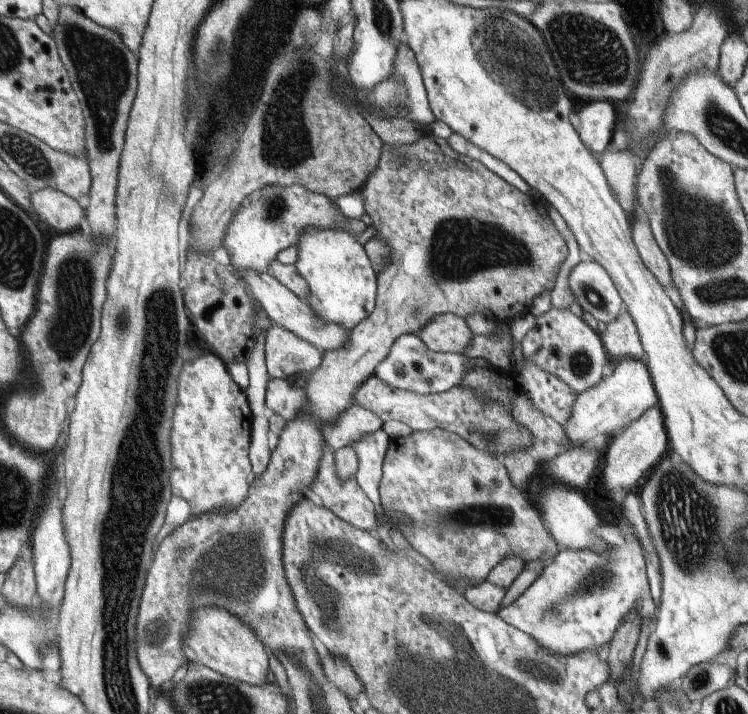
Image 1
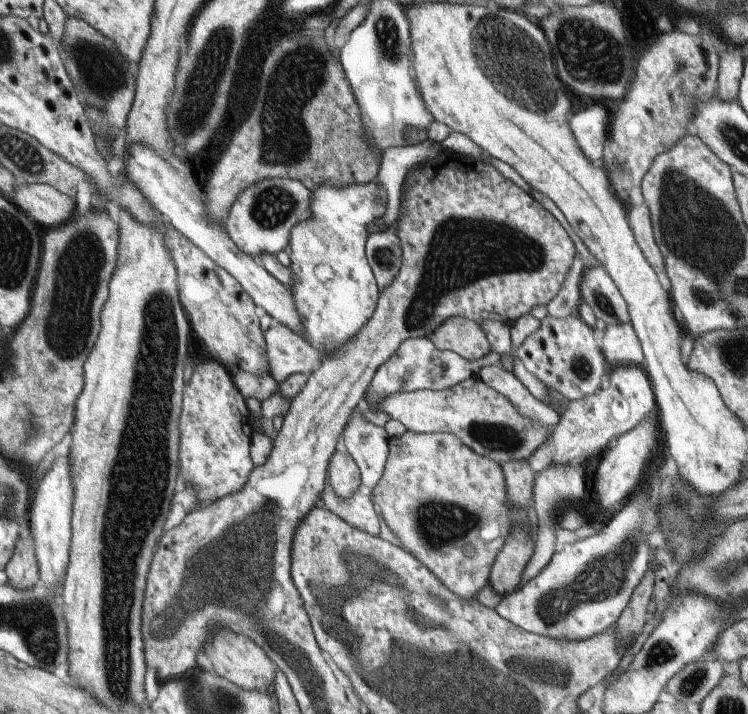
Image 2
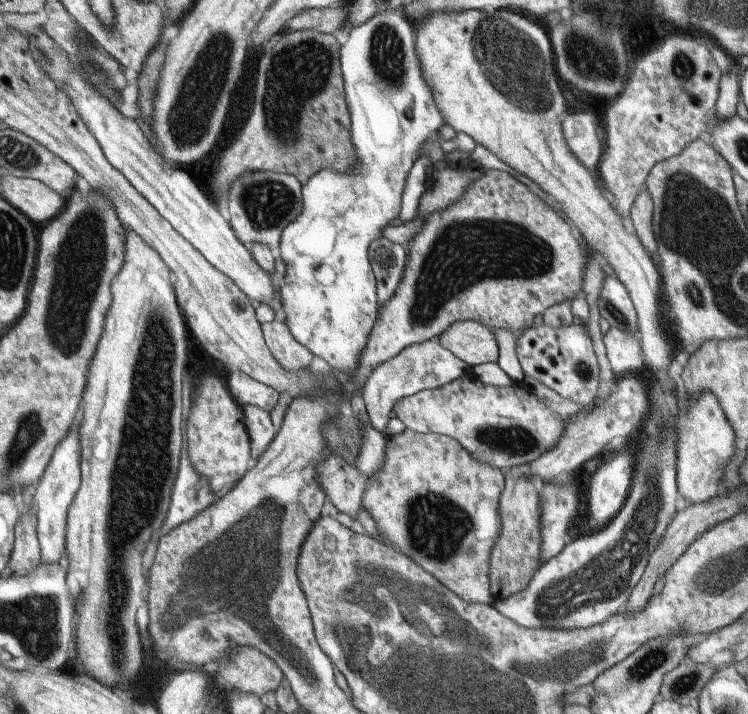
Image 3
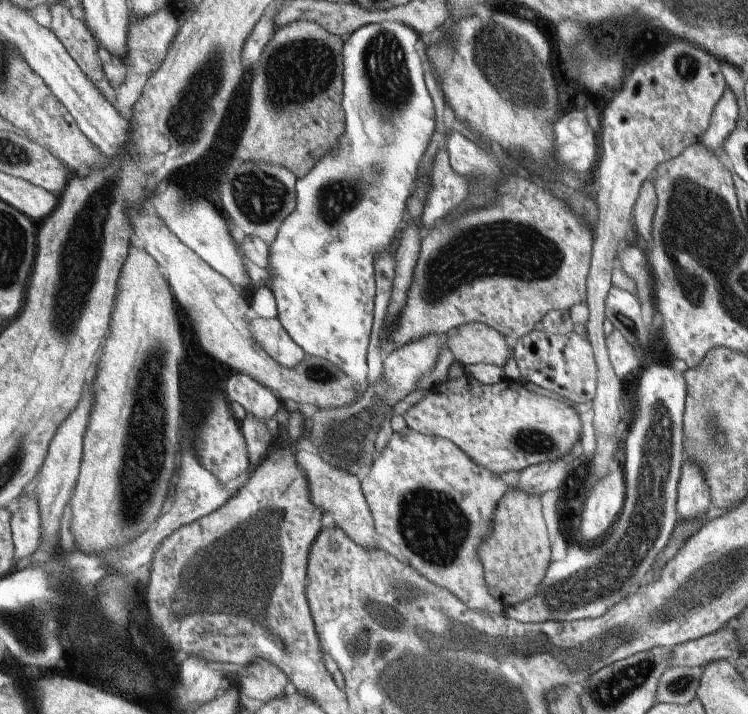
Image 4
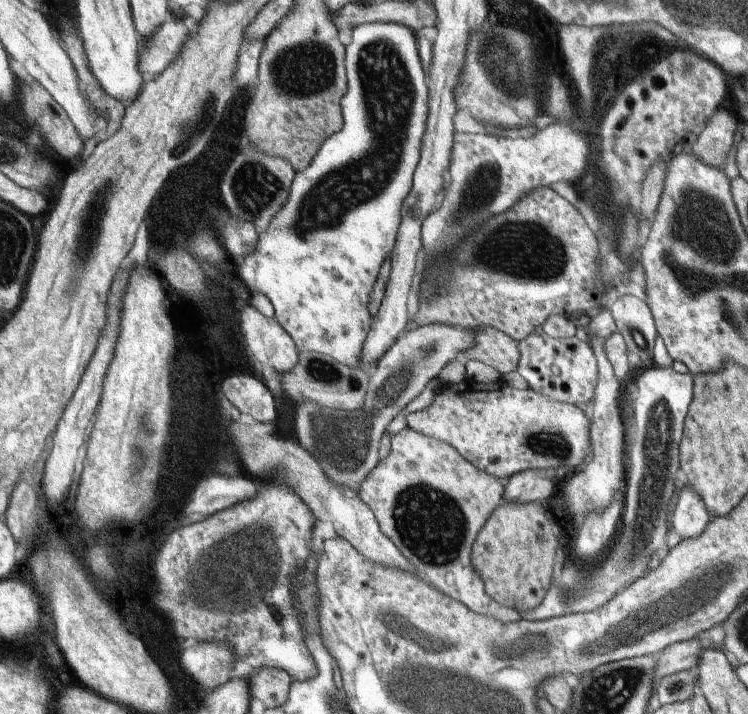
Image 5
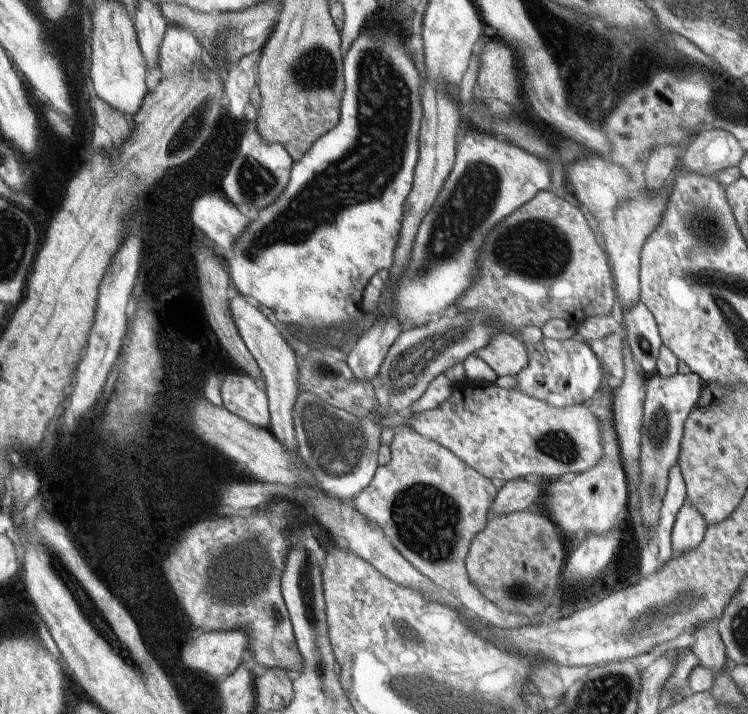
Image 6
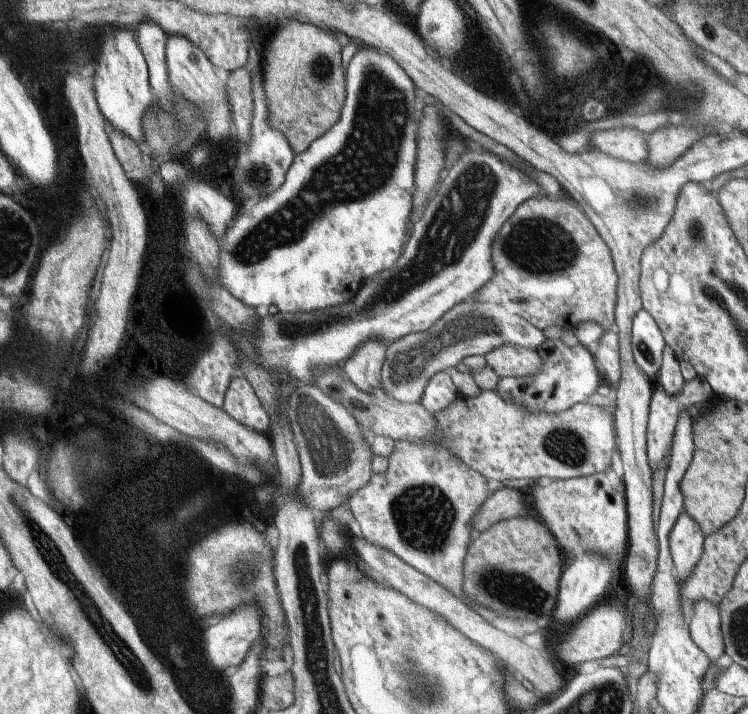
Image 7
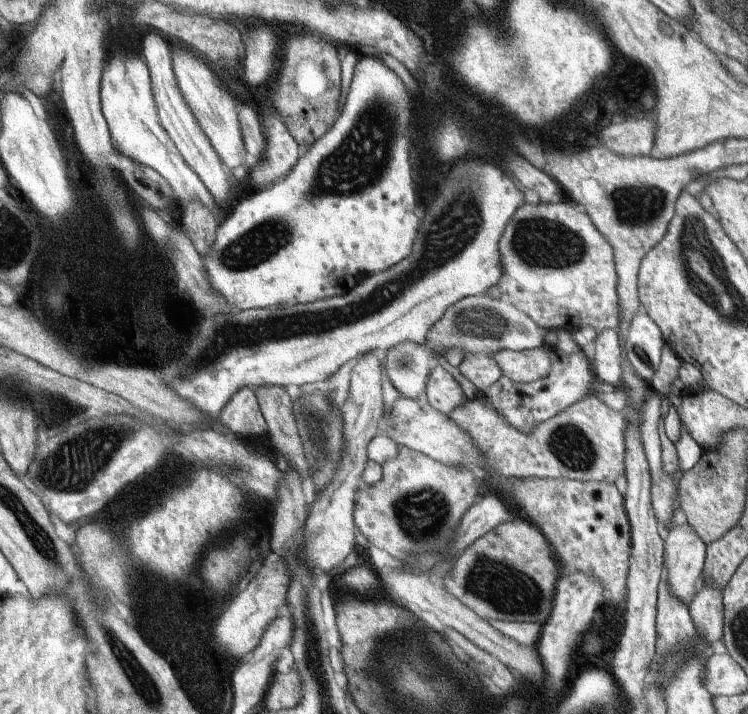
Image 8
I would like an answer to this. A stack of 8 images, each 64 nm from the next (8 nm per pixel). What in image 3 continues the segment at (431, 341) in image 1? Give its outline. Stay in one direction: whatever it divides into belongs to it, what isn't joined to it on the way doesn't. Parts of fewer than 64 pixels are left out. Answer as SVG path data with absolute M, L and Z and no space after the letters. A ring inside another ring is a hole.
M457 320L437 336L437 342L469 367L497 360L497 340L484 323Z

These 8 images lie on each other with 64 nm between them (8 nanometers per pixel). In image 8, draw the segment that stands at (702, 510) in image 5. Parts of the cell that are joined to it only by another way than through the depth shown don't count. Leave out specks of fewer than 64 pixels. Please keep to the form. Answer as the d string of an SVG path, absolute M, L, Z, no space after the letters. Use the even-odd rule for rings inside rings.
M684 522L671 527L663 536L662 541L662 564L665 564L665 580L675 596L683 600L687 605L695 595L695 584L701 576L704 560L704 542L693 532L693 528Z

